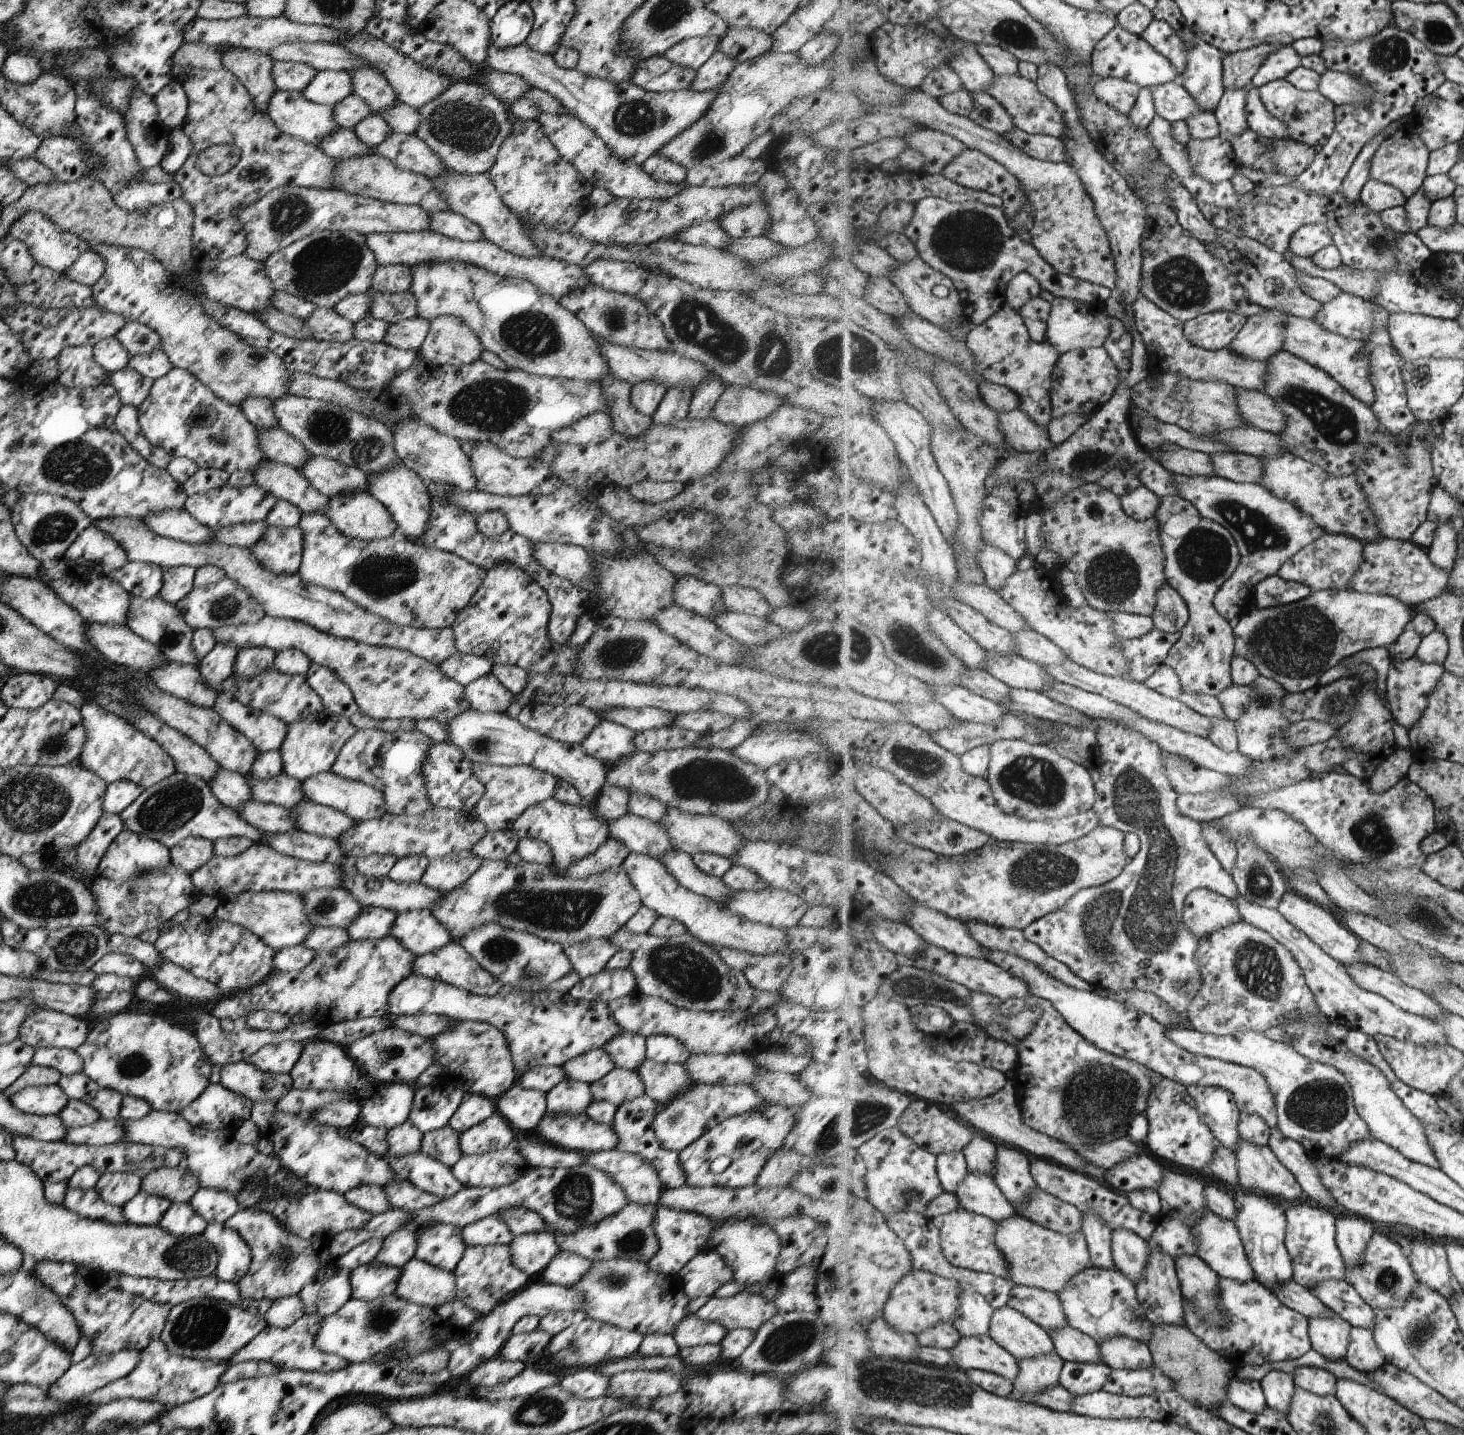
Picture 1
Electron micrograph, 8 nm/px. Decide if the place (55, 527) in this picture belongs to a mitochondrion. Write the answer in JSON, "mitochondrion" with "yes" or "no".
{"mitochondrion":"yes"}

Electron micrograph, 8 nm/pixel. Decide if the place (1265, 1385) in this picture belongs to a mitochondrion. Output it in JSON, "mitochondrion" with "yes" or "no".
{"mitochondrion":"no"}

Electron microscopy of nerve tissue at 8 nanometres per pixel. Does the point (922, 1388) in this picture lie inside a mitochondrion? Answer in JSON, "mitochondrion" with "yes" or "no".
{"mitochondrion":"yes"}

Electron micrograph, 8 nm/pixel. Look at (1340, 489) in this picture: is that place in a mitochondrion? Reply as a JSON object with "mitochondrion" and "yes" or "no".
{"mitochondrion":"no"}

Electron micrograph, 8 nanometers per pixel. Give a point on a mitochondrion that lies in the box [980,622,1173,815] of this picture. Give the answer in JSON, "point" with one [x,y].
{"point":[1037,781]}

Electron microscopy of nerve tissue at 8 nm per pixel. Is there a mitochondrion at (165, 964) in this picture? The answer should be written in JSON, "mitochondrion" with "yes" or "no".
{"mitochondrion":"no"}

